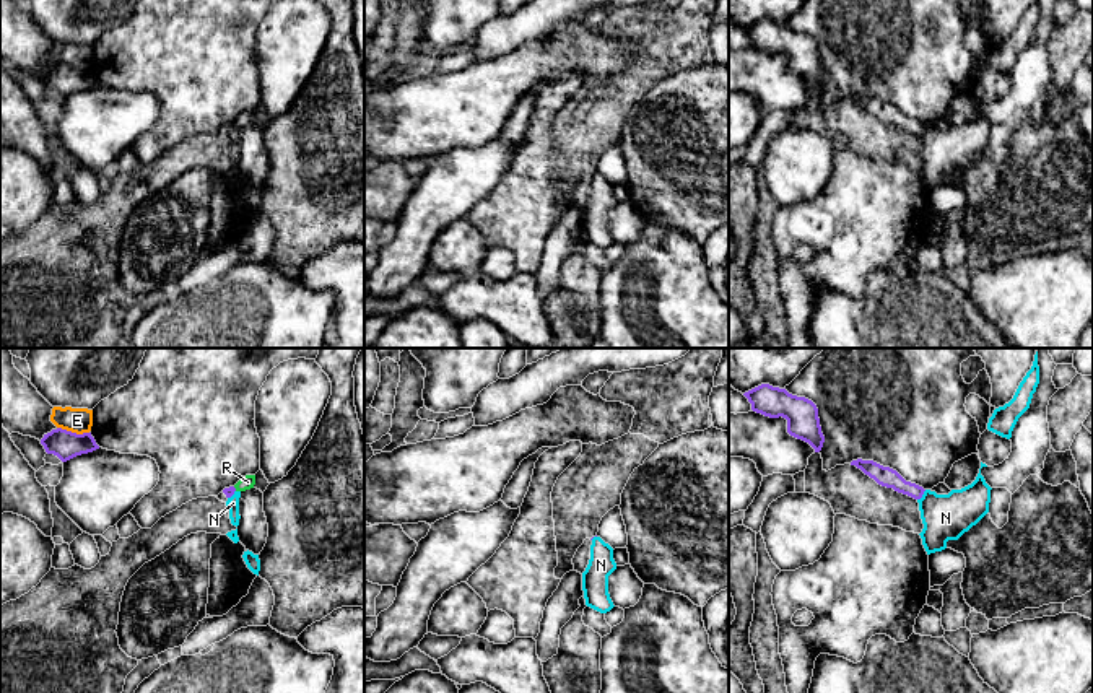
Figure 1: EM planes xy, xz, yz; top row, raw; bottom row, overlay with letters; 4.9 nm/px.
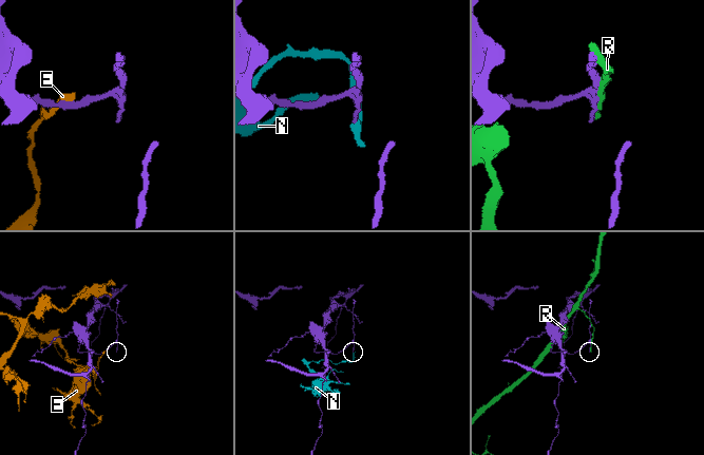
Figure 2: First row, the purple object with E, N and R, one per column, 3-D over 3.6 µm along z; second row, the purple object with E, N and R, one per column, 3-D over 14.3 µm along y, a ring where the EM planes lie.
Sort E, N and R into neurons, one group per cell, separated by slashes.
E / N / R

